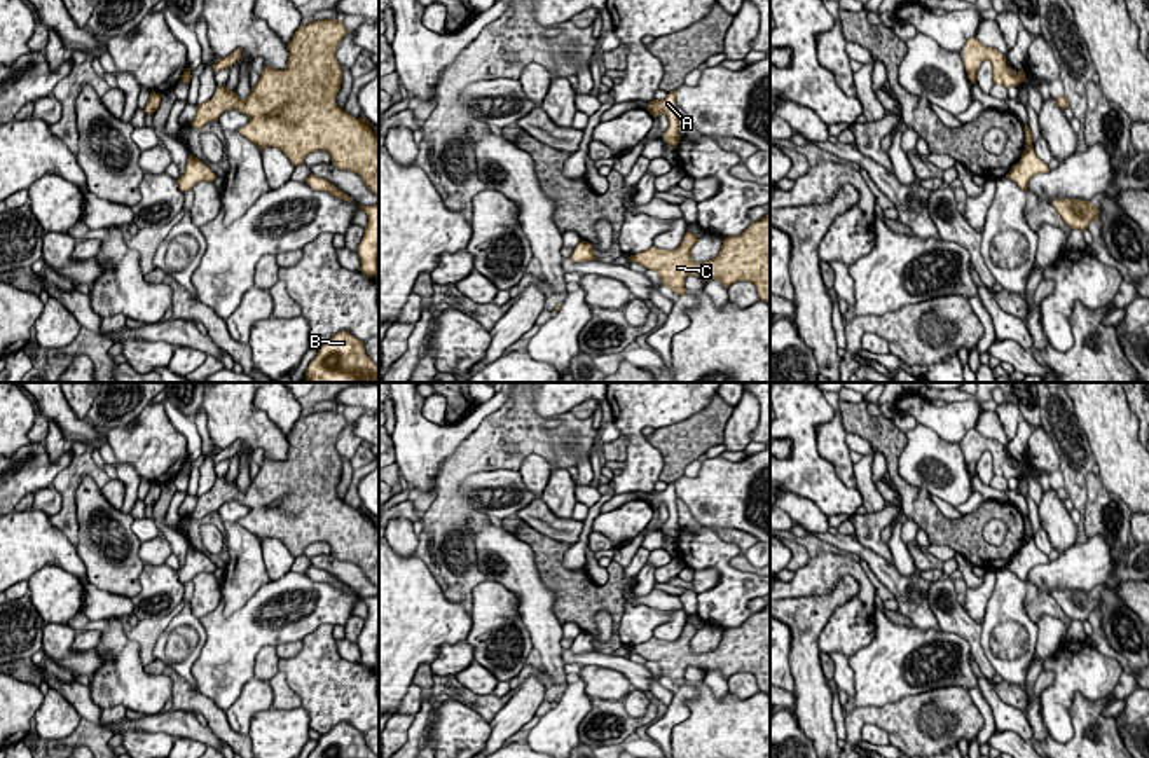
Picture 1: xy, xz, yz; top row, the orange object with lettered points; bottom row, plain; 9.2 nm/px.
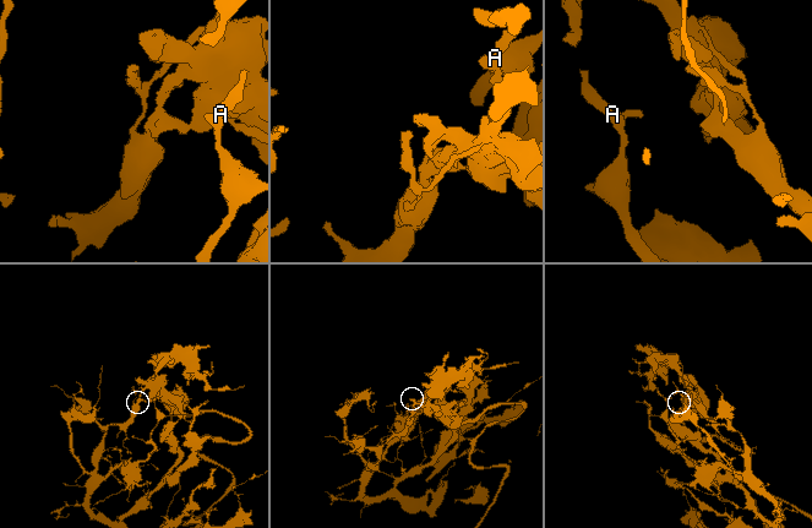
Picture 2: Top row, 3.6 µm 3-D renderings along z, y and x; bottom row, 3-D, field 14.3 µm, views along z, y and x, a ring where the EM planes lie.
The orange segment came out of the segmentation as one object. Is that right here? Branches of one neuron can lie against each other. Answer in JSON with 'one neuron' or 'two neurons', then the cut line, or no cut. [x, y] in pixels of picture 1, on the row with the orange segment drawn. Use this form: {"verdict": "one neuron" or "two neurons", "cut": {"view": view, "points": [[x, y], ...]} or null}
{"verdict": "two neurons", "cut": {"view": "yz", "points": [[1025, 151], [1017, 166]]}}

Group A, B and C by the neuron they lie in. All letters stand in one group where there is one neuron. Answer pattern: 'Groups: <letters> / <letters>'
Groups: A B / C

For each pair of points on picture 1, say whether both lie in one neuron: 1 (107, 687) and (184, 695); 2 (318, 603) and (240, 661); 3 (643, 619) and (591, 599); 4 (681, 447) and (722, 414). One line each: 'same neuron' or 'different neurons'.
1: different neurons
2: same neuron
3: different neurons
4: same neuron

